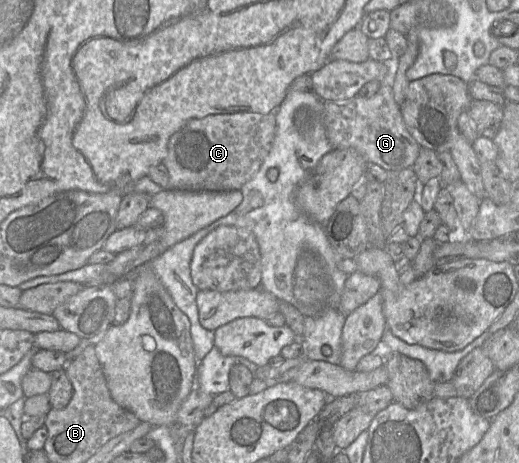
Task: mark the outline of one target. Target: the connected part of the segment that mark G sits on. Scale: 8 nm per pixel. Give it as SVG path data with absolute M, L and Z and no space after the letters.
M381 84L379 91L370 98L364 98L357 94L348 100L324 101L323 122L333 149L354 149L368 163L375 163L387 171L412 168L421 150L420 145L407 130L400 111L400 105L394 100L392 86L387 84Z

